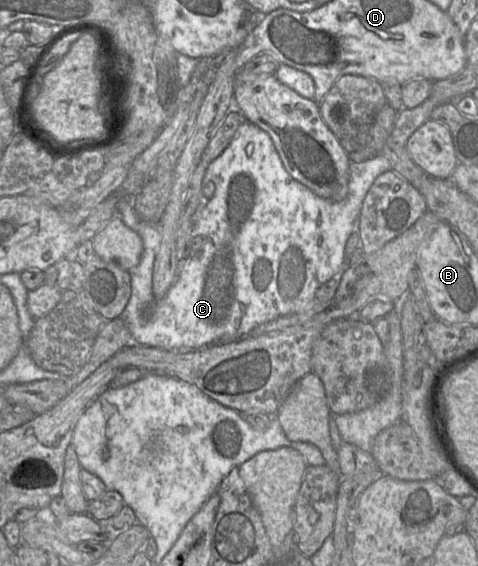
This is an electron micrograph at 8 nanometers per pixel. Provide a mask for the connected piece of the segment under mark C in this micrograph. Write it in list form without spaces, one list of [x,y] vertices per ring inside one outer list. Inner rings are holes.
[[[245,121],[239,127],[228,147],[219,157],[209,163],[206,168],[204,183],[212,181],[215,184],[216,191],[212,198],[204,200],[203,207],[197,211],[196,221],[192,230],[192,237],[197,237],[197,235],[203,235],[206,237],[204,250],[201,255],[191,257],[185,262],[180,262],[180,270],[176,282],[169,289],[167,294],[161,298],[156,297],[153,292],[153,265],[161,243],[160,226],[158,223],[152,223],[139,218],[131,205],[130,199],[120,199],[118,203],[117,216],[120,217],[129,228],[137,232],[143,241],[143,253],[141,255],[140,262],[137,266],[129,270],[132,285],[131,296],[123,313],[119,317],[124,321],[130,331],[132,335],[132,342],[138,345],[153,346],[169,350],[198,350],[207,346],[232,342],[244,338],[256,326],[264,322],[270,321],[281,315],[297,312],[307,307],[315,300],[316,290],[343,268],[345,261],[345,244],[350,235],[357,228],[357,221],[360,216],[362,203],[366,194],[375,179],[390,169],[391,165],[389,160],[382,154],[363,162],[351,162],[347,196],[339,201],[324,199],[316,195],[304,184],[295,180],[287,172],[274,143],[267,132],[255,124]]]

